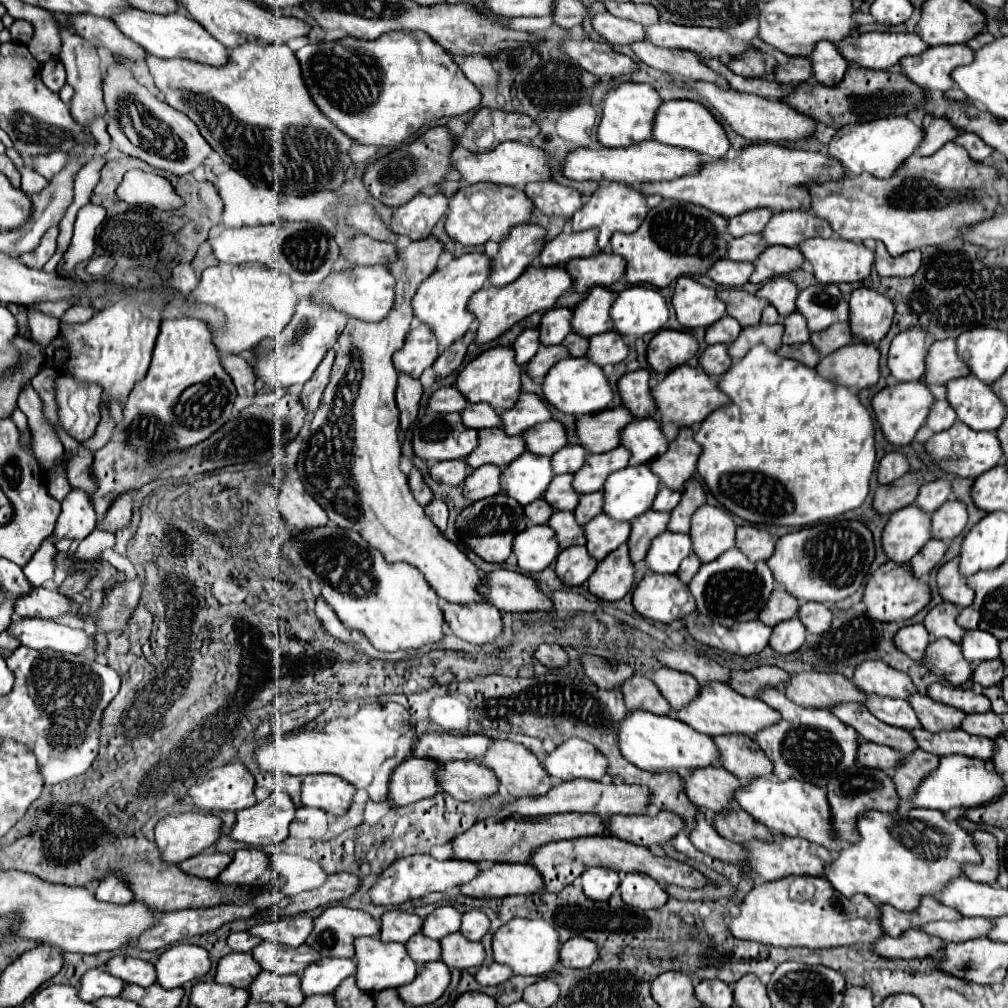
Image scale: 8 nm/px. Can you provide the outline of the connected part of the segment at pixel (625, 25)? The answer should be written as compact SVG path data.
M609 12L593 16L593 28L611 44L611 46L629 46L633 42L645 40L645 28L635 22L627 22Z

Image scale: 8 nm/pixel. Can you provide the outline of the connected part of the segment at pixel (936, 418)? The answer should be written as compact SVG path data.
M935 400L929 410L929 416L927 416L927 426L933 432L941 432L941 430L947 430L949 426L953 426L955 422L957 422L957 414L951 408L951 404L947 400Z

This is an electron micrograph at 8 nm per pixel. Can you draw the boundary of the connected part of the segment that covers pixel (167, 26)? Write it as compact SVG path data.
M131 8L123 14L117 14L113 18L113 22L119 26L119 30L131 38L133 42L137 42L139 46L143 46L147 50L147 54L157 56L157 58L185 58L185 60L193 60L199 64L207 64L207 66L225 66L229 62L229 50L217 42L199 22L195 22L193 18L187 18L185 14L169 14L169 16L157 16L157 14L149 14L149 12L141 12L137 8Z

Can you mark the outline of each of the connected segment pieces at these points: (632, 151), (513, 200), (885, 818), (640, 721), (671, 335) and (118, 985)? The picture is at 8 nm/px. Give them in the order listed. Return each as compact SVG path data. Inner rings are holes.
M647 140L643 144L633 144L629 148L579 148L565 158L563 174L571 180L609 180L609 182L625 182L625 184L645 184L645 182L663 182L675 180L685 174L695 174L703 166L703 160L697 152L687 148L665 146L655 140Z
M471 184L461 188L455 196L449 198L449 212L447 212L447 234L465 244L465 246L477 246L485 244L489 240L501 242L507 238L509 230L519 224L527 224L531 220L533 202L527 198L527 194L521 188L509 188L499 184Z
M911 808L907 812L869 812L857 820L861 840L839 852L827 866L827 880L843 896L861 892L875 904L891 904L897 910L917 910L923 896L939 894L951 880L963 876L965 864L979 864L981 854L967 830L949 822L943 812Z
M629 712L627 718L619 724L617 736L621 754L637 768L647 772L665 770L669 774L679 774L697 768L719 766L719 748L715 746L715 740L671 716L655 716L651 712Z
M659 330L649 342L647 362L655 372L671 372L697 352L697 340L683 330Z
M103 968L87 970L79 980L79 998L83 1002L91 1002L103 996L119 996L125 982L107 974Z

